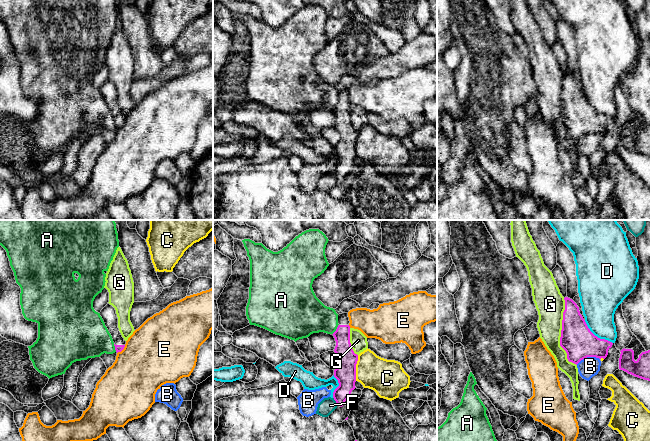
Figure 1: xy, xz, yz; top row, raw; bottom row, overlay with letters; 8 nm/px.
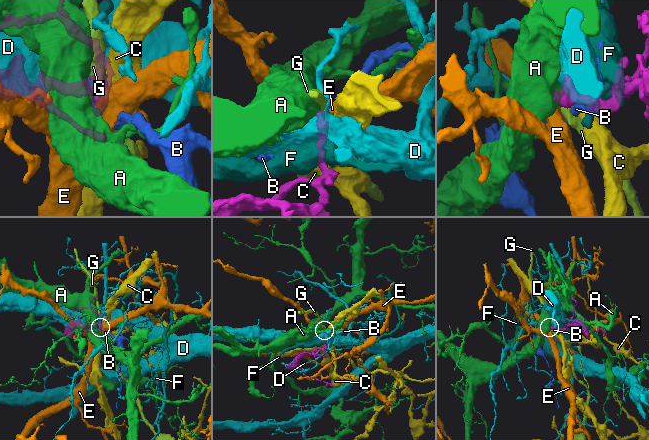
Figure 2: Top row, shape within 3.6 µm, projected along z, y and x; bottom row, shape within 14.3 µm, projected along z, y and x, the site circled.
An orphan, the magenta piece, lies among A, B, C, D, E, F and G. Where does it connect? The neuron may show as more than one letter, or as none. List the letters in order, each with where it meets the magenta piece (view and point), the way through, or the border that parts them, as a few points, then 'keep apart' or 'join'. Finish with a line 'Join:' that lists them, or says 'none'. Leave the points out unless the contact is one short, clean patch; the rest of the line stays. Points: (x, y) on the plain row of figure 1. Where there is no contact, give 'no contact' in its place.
A: contact xz (336, 105); border xz (338, 100), (332, 109); keep apart
B: contact yz (587, 132); border yz (599, 134), (585, 133), (576, 140); keep apart
C: contact xz (355, 144); keep apart
D: contact yz (596, 112); border yz (584, 96), (587, 103), (595, 111), (612, 119); keep apart
E: contact xy (121, 126); border xy (125, 121), (117, 129); keep apart
F: contact xz (335, 176); border xz (333, 173), (338, 181); keep apart
G: contact yz (561, 109); keep apart
Join: none

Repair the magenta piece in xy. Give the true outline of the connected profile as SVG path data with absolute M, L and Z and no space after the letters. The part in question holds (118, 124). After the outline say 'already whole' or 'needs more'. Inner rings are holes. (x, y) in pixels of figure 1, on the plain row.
M109 79L101 86L100 92L102 93L105 102L112 112L116 128L121 128L126 120L118 104L118 93L115 84Z; needs more

